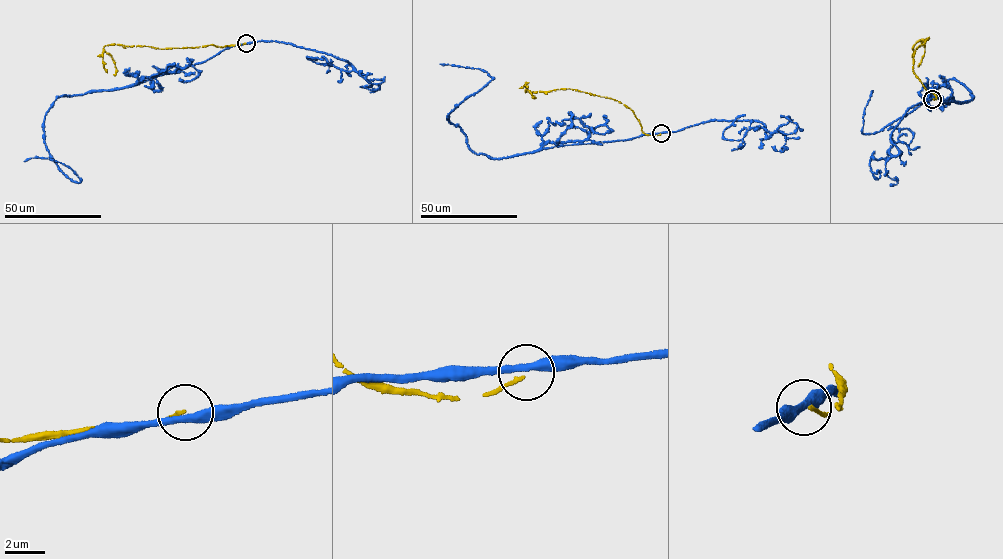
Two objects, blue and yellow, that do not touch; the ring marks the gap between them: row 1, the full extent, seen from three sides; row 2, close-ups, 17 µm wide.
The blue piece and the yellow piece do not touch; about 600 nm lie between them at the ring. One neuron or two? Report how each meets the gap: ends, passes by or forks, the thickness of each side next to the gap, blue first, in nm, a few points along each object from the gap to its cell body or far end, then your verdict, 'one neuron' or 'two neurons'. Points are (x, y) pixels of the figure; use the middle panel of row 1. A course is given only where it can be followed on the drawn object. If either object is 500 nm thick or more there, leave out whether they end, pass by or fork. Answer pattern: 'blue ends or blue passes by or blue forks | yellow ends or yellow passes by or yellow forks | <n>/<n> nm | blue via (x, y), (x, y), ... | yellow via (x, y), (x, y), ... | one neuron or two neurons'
blue passes by | yellow ends | 360/150 nm | blue via (661, 133), (561, 145), (506, 158), (475, 153), (461, 127), (447, 115), (493, 78), (475, 68), (440, 64) | yellow via (661, 134), (645, 134), (632, 110), (614, 99), (562, 88), (525, 91), (527, 89), (532, 97) | two neurons

